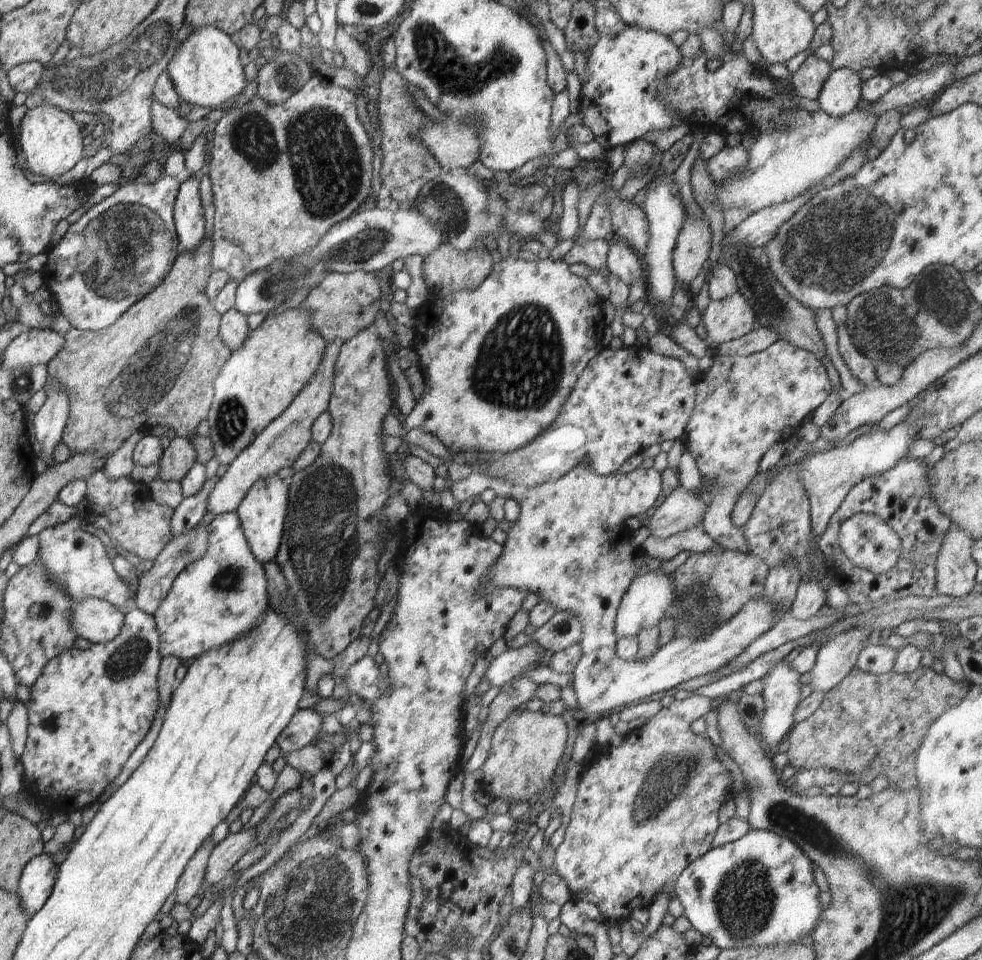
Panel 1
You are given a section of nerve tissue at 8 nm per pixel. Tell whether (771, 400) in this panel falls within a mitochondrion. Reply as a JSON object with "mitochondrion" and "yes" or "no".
{"mitochondrion":"no"}

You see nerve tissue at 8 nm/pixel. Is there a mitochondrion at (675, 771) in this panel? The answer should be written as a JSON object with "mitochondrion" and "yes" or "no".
{"mitochondrion":"yes"}

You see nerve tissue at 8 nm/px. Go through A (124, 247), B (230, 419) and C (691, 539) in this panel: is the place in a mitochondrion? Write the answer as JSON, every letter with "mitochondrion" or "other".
{"A":"mitochondrion","B":"mitochondrion","C":"other"}

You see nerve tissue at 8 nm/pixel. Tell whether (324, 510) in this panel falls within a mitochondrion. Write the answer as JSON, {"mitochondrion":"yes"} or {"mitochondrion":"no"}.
{"mitochondrion":"yes"}

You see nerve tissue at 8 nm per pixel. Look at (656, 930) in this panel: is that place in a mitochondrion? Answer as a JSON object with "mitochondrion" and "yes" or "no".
{"mitochondrion":"no"}

